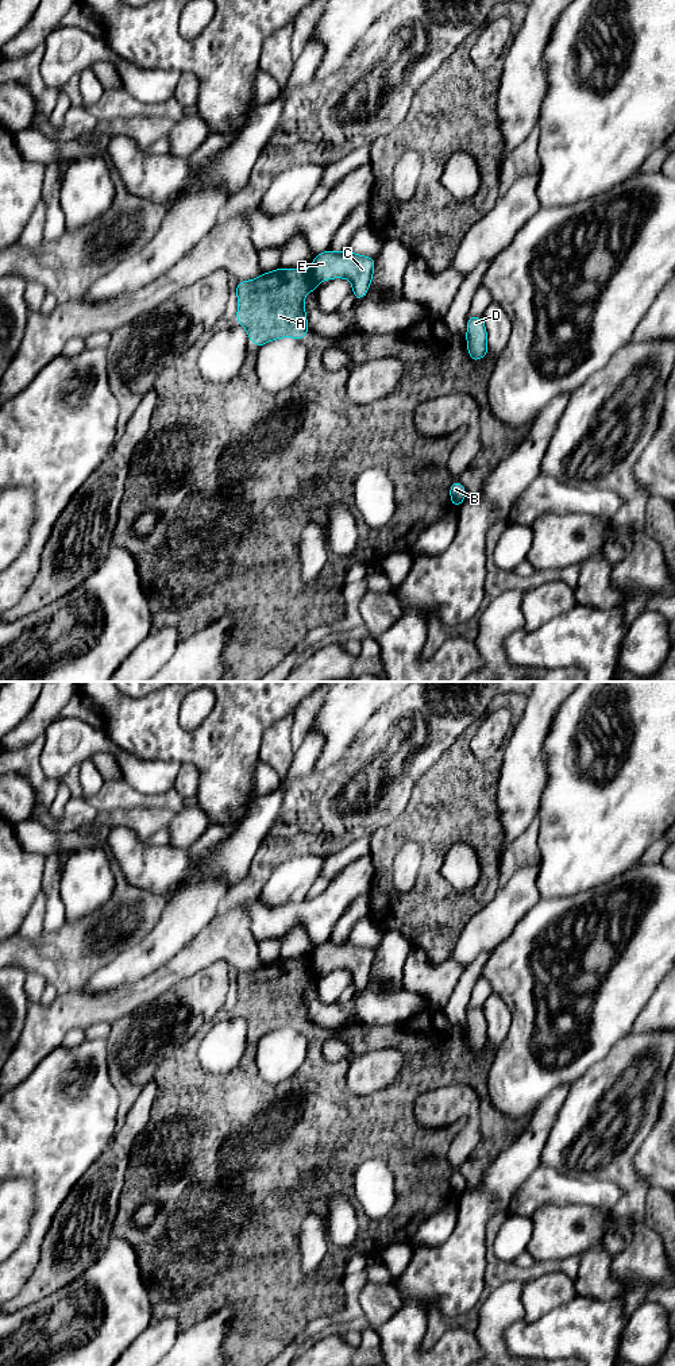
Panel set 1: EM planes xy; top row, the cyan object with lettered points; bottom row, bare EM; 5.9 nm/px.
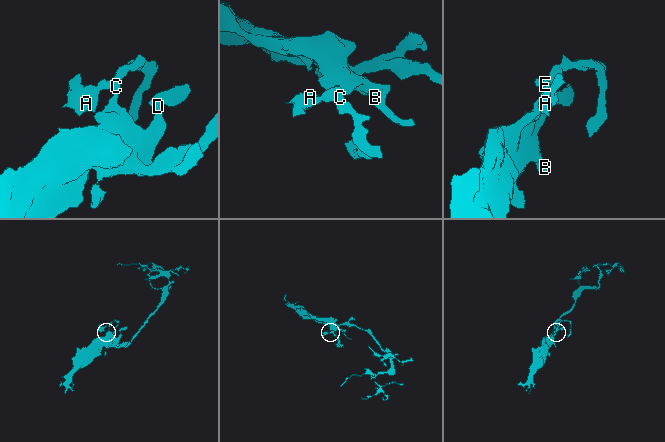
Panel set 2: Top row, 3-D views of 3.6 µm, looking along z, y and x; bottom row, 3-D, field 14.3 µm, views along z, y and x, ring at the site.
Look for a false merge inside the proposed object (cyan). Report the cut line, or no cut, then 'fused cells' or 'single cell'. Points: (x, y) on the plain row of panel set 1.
cut in xy along (309, 963), (317, 973); fused cells

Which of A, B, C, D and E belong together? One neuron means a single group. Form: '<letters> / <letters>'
A / B C D E

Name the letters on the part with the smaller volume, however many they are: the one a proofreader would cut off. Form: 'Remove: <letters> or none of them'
Remove: A

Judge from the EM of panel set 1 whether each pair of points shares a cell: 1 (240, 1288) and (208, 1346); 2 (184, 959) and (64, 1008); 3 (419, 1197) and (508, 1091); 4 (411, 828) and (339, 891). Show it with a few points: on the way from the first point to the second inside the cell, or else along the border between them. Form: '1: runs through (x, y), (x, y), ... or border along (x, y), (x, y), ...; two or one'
1: border along (236, 1311), (231, 1305), (223, 1305), (203, 1320); two
2: runs through (154, 984), (111, 1006), (93, 1007); one
3: border along (489, 1068), (488, 1100); two
4: border along (369, 856), (373, 864), (373, 887), (370, 894); two

